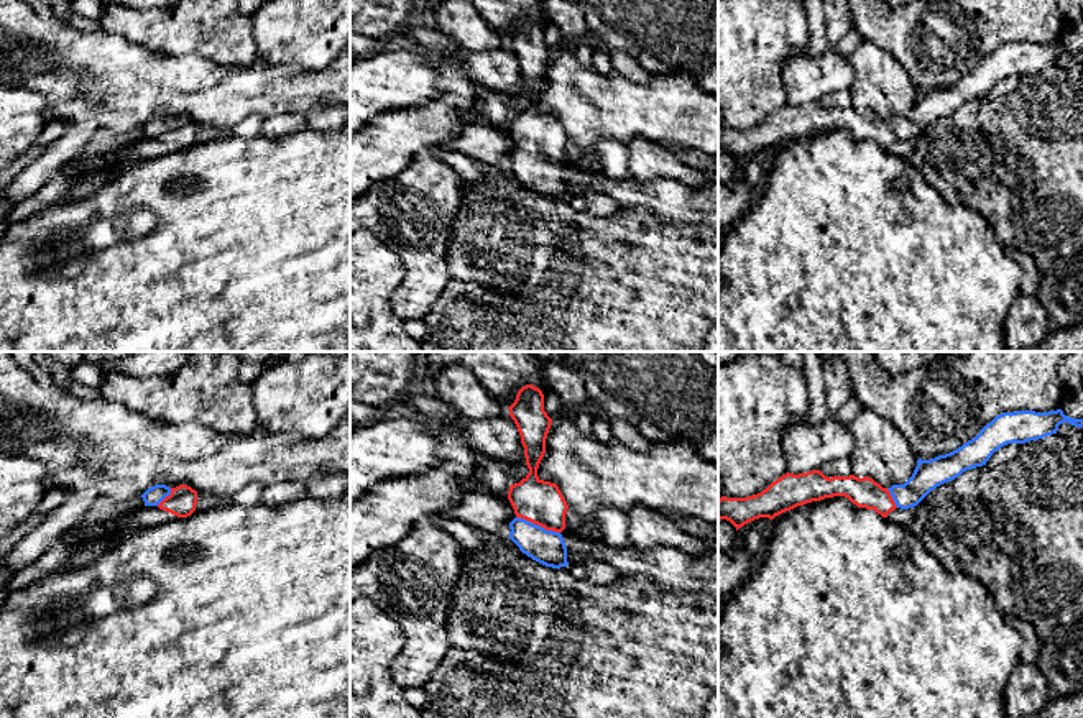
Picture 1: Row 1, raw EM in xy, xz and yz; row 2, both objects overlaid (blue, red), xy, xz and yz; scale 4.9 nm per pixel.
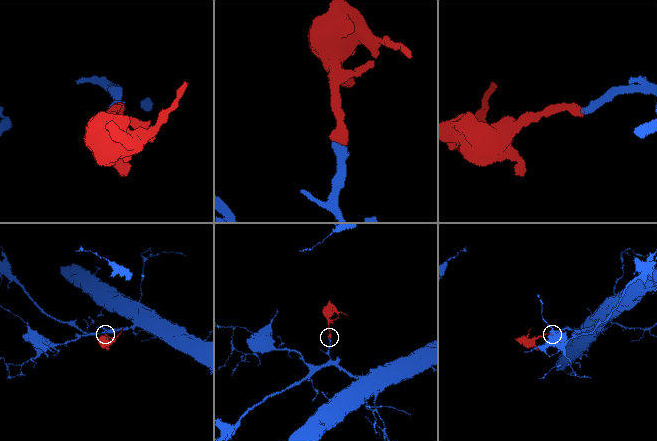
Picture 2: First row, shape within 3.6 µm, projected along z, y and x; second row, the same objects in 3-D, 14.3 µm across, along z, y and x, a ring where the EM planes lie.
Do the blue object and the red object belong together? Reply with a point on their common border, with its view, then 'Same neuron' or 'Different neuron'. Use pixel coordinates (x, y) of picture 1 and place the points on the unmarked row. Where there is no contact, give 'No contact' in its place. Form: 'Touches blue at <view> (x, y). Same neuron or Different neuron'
Touches blue at xz (536, 156). Same neuron

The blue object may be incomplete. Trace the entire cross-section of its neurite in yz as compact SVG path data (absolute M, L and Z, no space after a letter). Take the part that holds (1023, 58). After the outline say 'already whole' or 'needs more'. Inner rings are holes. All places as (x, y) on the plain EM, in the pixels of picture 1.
M1062 41L1002 44L956 82L930 92L919 90L912 108L904 117L892 117L891 120L883 120L869 108L835 107L828 110L820 102L799 107L787 104L758 127L746 130L721 128L718 131L718 153L726 151L738 163L754 151L774 151L797 138L833 128L845 128L858 140L874 141L887 150L896 140L917 138L932 122L955 112L963 104L986 97L1001 79L1057 66L1063 54L1083 59L1083 51L1068 49Z; needs more

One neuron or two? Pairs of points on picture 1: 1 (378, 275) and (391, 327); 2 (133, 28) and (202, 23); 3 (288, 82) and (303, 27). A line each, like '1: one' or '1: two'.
1: one
2: one
3: two

